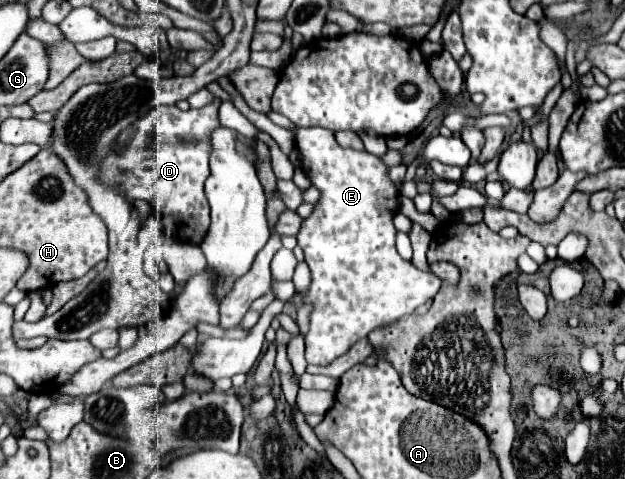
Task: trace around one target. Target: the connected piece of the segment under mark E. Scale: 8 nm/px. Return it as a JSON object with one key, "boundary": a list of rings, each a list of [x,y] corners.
{"boundary":[[[322,127],[298,129],[296,147],[302,155],[304,173],[310,177],[312,185],[322,191],[322,197],[314,213],[302,223],[297,235],[297,244],[302,248],[304,260],[312,274],[312,285],[304,297],[294,299],[294,305],[310,303],[314,307],[310,315],[310,331],[306,335],[306,361],[312,365],[330,365],[372,329],[392,323],[402,315],[414,313],[416,307],[424,305],[438,293],[442,281],[432,273],[416,269],[410,261],[398,255],[396,229],[392,223],[398,209],[398,191],[386,177],[388,167],[380,161],[380,157],[366,151],[340,147],[334,133]]]}

